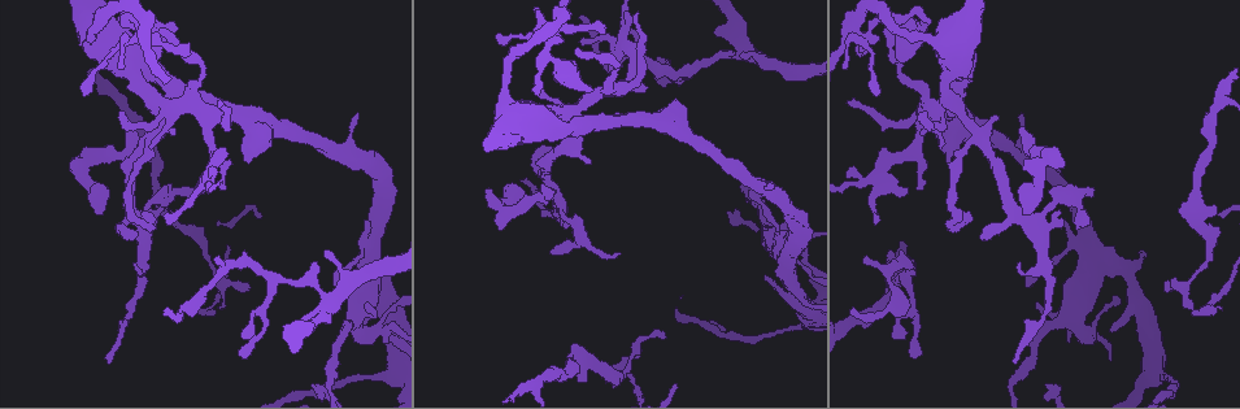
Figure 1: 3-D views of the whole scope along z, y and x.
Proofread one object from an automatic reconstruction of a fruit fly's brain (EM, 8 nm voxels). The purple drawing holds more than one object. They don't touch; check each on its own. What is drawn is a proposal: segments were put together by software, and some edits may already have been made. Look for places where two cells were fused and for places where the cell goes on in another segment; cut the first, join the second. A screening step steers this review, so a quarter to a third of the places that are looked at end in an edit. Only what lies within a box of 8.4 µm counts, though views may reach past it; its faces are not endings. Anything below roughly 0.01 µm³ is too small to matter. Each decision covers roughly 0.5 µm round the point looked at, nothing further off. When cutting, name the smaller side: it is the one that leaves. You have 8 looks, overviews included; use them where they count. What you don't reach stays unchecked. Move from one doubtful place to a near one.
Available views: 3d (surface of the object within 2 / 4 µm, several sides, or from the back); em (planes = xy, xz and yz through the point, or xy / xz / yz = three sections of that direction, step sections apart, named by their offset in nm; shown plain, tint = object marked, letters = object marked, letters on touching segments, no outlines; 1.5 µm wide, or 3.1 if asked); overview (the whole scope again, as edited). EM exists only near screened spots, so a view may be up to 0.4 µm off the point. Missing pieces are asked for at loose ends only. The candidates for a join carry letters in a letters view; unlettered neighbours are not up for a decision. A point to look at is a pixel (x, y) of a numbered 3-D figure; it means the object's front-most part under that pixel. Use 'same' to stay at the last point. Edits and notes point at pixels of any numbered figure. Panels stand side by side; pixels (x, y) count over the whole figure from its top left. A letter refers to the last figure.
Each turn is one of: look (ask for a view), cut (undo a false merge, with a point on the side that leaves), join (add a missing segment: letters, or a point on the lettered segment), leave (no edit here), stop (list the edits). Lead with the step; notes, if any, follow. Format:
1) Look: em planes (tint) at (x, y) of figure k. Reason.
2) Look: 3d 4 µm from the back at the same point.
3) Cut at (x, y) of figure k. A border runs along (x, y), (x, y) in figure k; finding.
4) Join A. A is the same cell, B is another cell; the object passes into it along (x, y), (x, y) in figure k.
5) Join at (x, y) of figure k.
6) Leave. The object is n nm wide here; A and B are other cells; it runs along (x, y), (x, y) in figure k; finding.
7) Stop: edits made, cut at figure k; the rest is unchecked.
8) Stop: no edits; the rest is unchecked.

Look: em xy step 4 (letters) at (1091, 192) of figure 1. Free end.

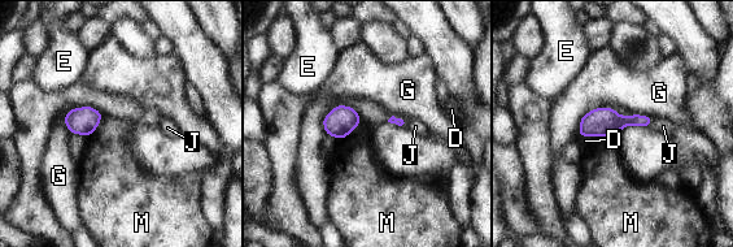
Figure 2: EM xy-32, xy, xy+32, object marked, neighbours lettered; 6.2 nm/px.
Look: em planes (letters) at the same point. Cut it another way.

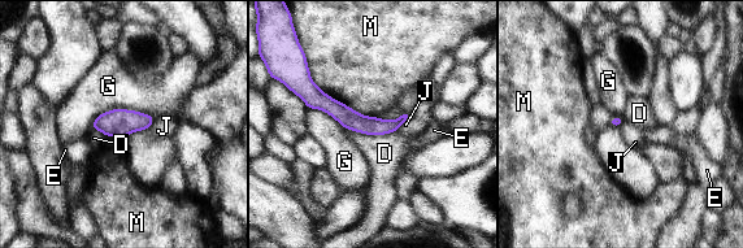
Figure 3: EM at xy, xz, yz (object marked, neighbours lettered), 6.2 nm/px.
Leave. D, E, G, J and M are other cells; a border runs along (307, 64), (322, 91), (376, 117) in figure 3; none of them fits.

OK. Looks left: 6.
Look: em yz step 8 (tint) at (580, 108) of figure 1. Touches itself.

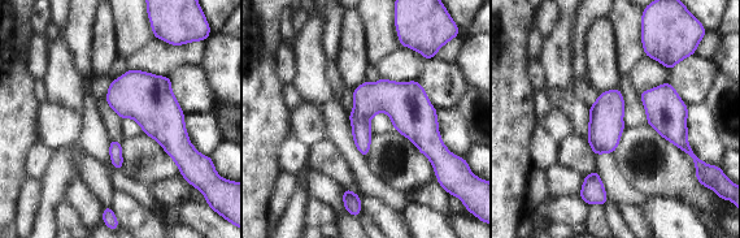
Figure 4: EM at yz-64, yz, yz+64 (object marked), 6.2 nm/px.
Look: em planes (letters) at the same point. Cut it another way.

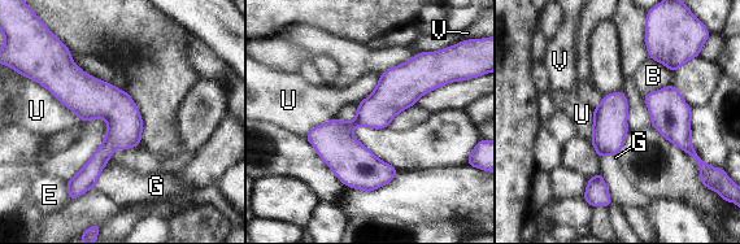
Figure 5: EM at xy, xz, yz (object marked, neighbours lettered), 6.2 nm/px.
Leave. B, E, G, U and V are other cells; a border runs along (38, 83), (46, 87), (83, 122) in figure 5; all the same cell.

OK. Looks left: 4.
Look: 3d 2 µm at (167, 220) of figure 1. Branch stops here.

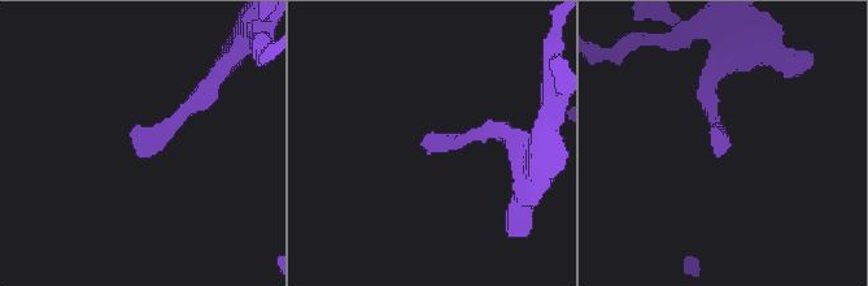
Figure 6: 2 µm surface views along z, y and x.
Look: em planes (tint) at (133, 144) of figure 6. Need the tissue.

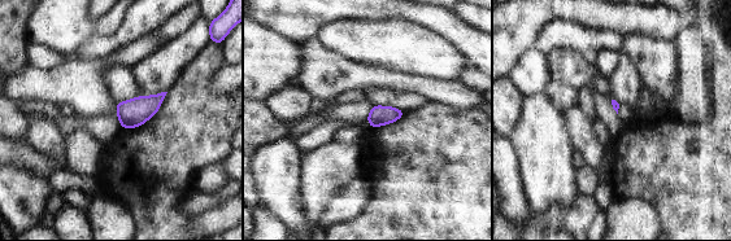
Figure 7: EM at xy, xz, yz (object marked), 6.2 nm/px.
Look: em planes (letters) at the same point. See the neighbours.

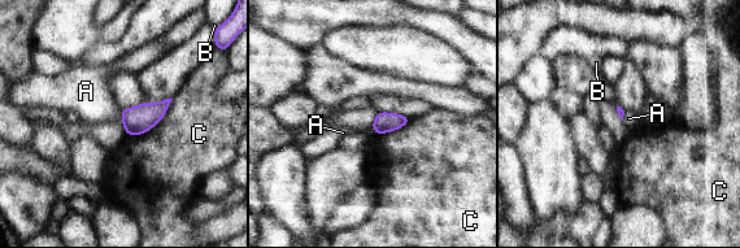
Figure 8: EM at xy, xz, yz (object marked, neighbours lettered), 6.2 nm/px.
Leave. A, B and C are other cells; a border runs along (118, 111), (122, 121) in figure 8; no lettered segment goes on from it.

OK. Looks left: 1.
Stop: no edits; the rest is unchecked.

